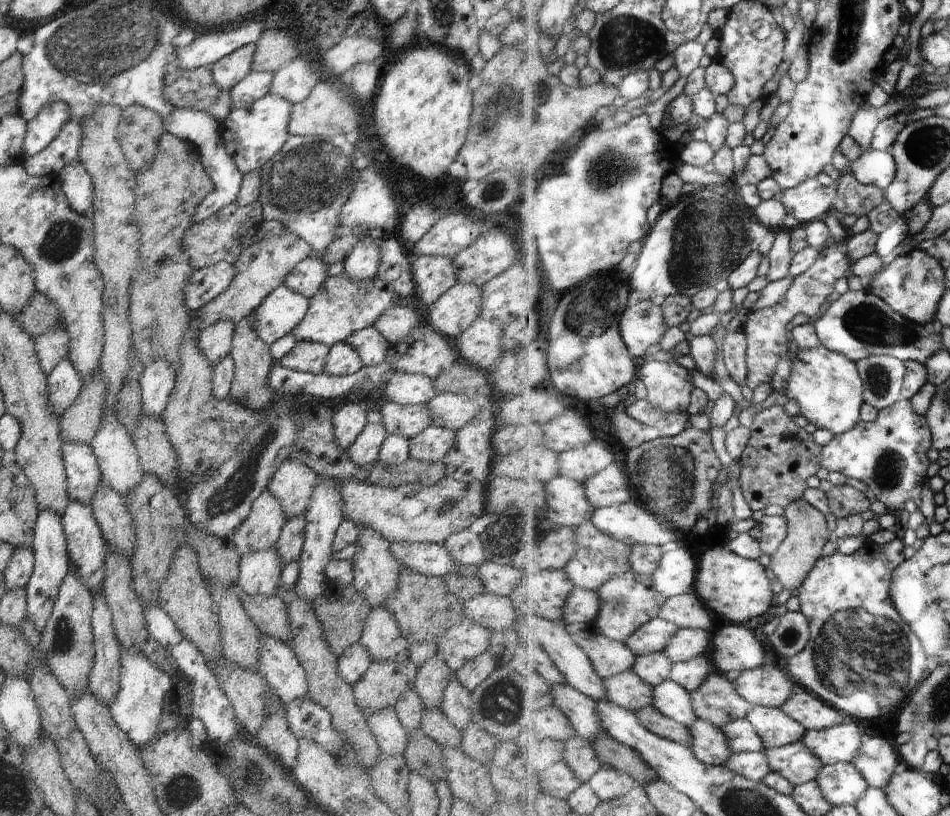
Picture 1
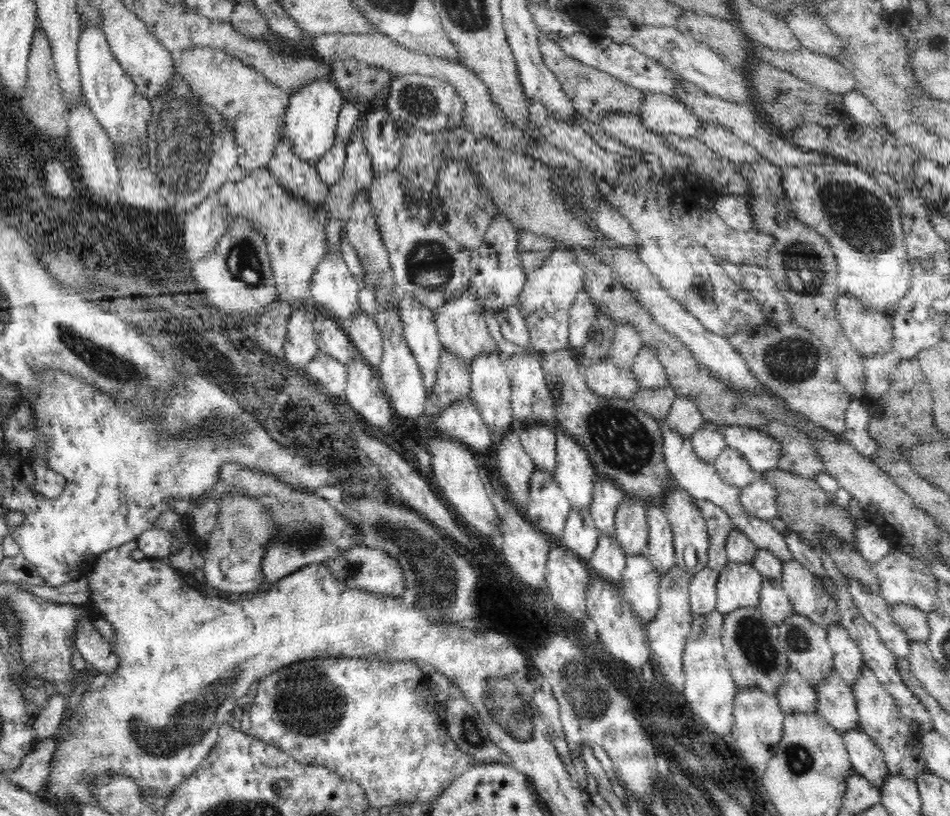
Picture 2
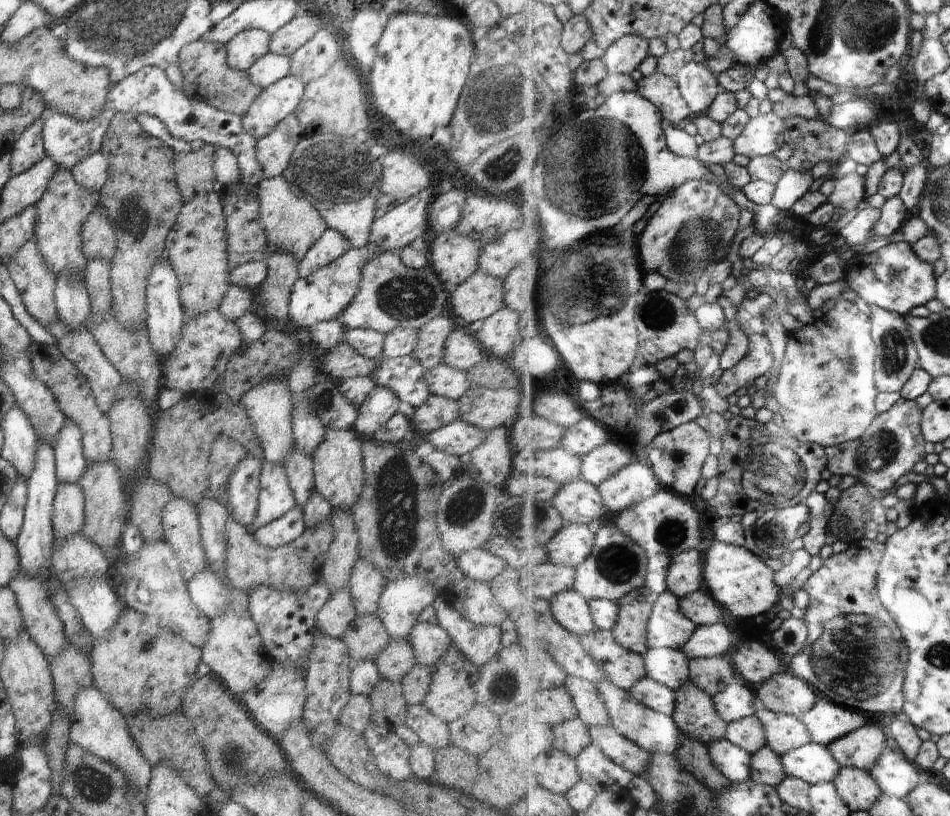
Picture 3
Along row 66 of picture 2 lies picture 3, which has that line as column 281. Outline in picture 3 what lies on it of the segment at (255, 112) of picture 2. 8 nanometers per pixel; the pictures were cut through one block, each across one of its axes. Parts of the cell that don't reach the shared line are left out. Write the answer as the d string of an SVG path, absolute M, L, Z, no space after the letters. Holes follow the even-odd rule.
M283 175L262 179L257 184L257 199L260 203L260 217L267 242L274 244L277 251L292 255L300 262L310 247L324 234L327 224L318 211L303 198L298 198Z

